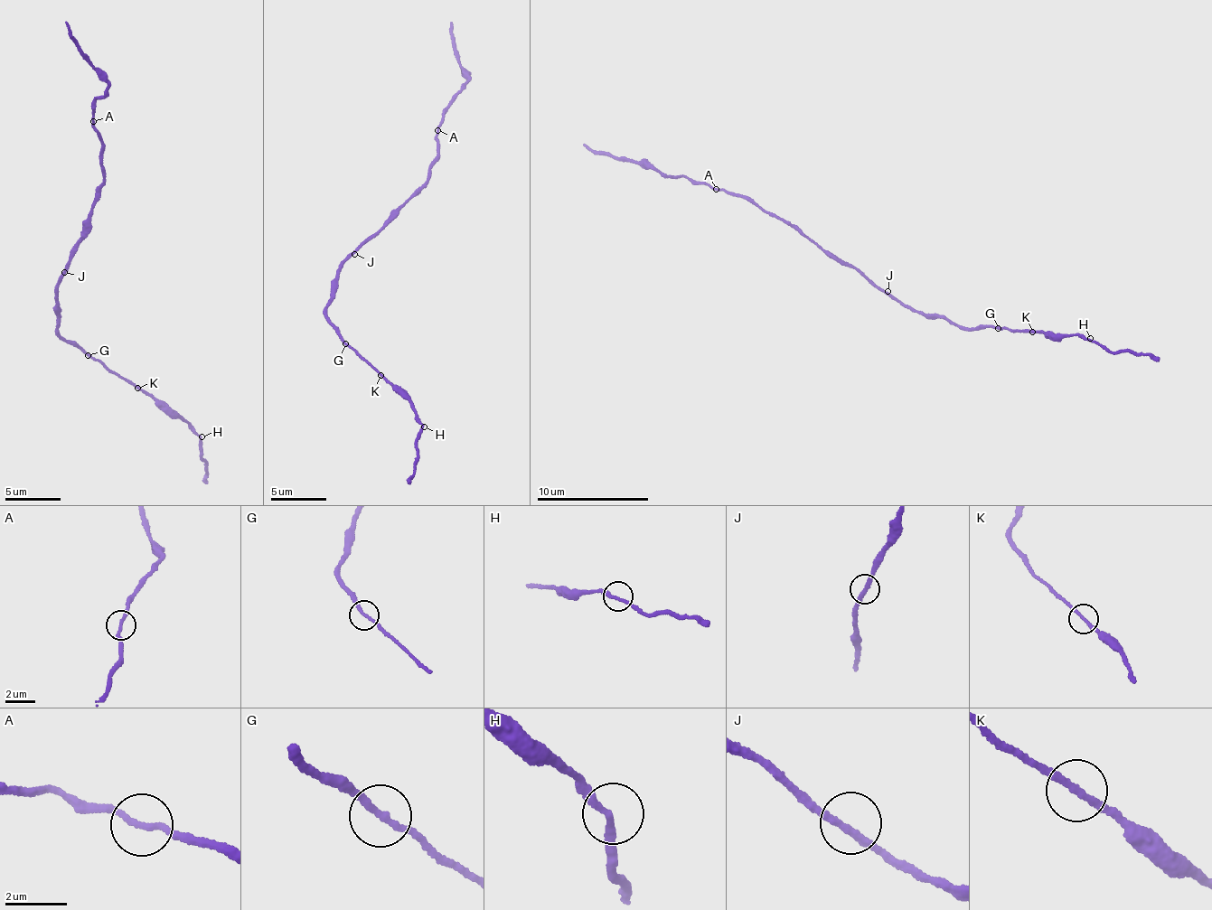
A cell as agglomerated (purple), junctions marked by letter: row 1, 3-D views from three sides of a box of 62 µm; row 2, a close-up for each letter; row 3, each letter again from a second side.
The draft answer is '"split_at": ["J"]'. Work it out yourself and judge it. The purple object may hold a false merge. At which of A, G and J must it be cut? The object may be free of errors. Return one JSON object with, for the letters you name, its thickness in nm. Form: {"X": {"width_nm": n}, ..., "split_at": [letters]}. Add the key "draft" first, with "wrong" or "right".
{"draft": "wrong", "split_at": []}

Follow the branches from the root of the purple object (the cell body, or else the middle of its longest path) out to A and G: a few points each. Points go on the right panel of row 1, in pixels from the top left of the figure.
A: (885, 294), (873, 287), (853, 267), (841, 265), (826, 255), (792, 226), (763, 212), (746, 199), (716, 189)
G: (885, 294), (890, 293), (901, 304), (917, 311), (945, 315), (961, 326), (969, 329), (993, 324), (998, 327)

